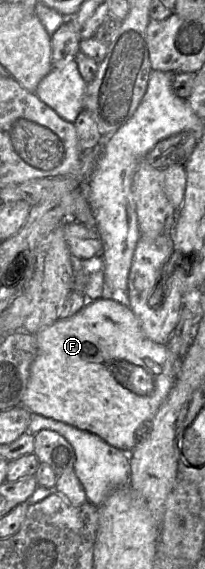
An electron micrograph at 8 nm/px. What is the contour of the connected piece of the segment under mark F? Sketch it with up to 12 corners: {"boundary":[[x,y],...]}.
{"boundary":[[115,295],[35,337],[21,406],[129,453],[179,363]]}

